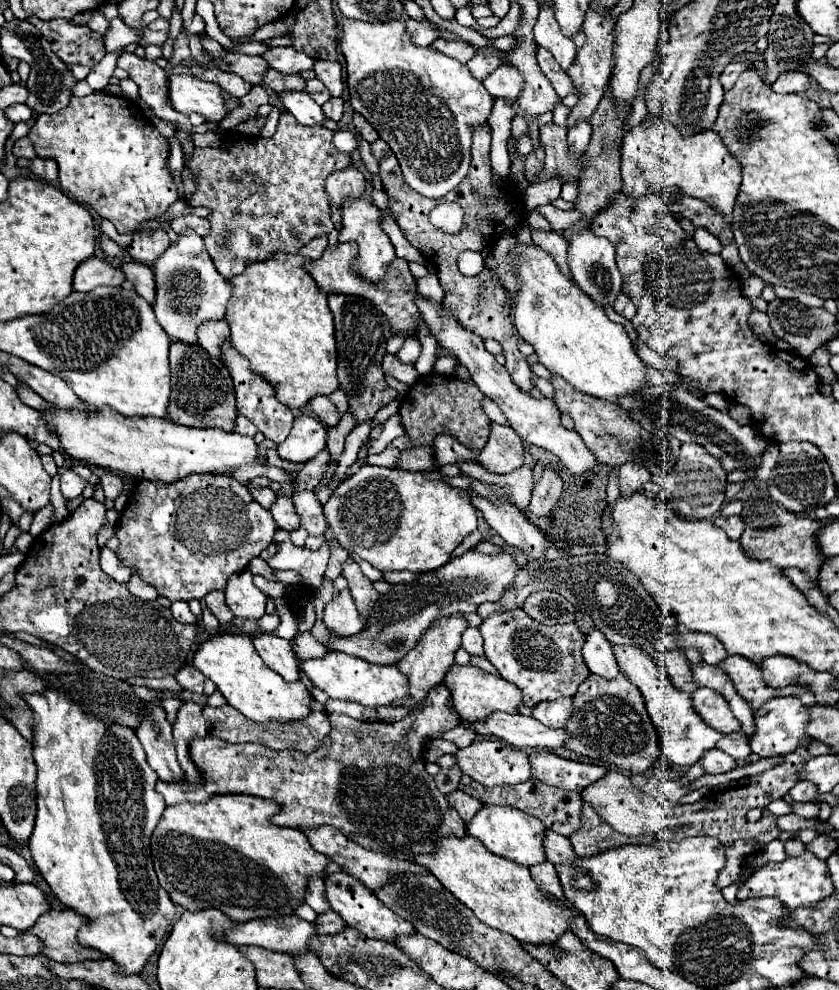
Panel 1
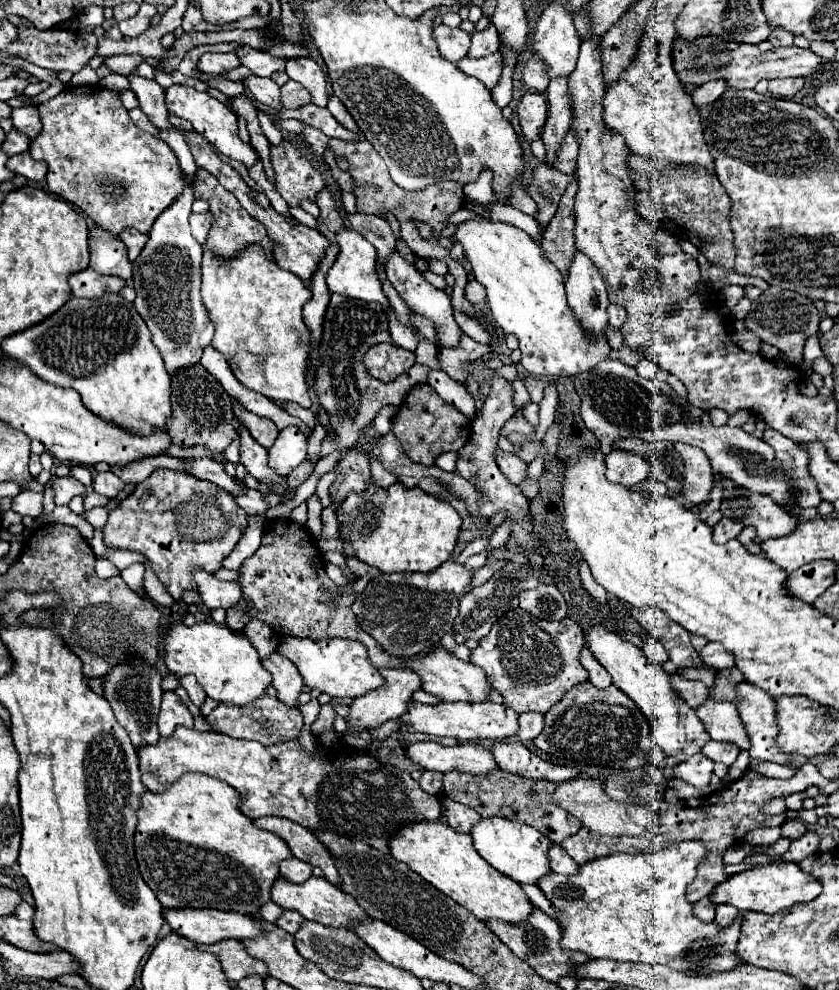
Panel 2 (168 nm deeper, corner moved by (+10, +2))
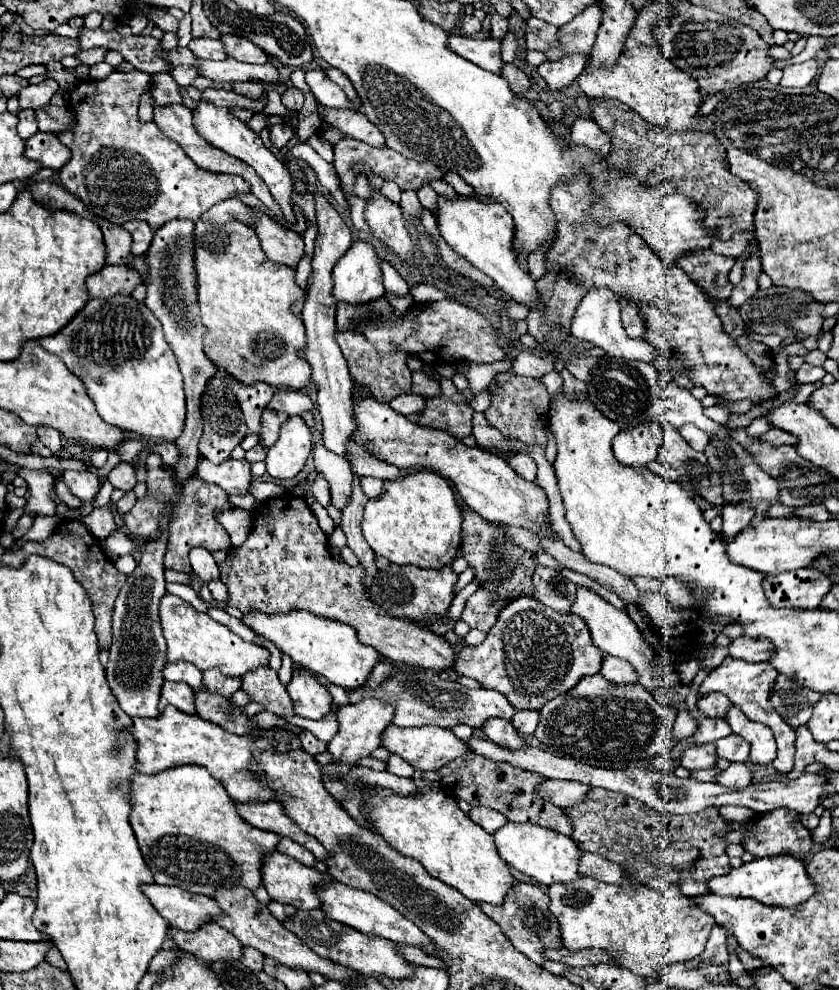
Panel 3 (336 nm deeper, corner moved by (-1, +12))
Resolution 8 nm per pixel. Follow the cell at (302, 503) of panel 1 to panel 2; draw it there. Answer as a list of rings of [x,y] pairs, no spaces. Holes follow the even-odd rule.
[[[243,424],[239,426],[239,436],[241,436],[241,448],[239,448],[241,450],[241,462],[245,464],[247,472],[251,476],[255,476],[259,482],[265,482],[265,484],[281,484],[281,482],[285,482],[285,478],[277,476],[269,468],[269,464],[267,464],[267,450],[263,446],[259,446],[251,438],[249,430]]]

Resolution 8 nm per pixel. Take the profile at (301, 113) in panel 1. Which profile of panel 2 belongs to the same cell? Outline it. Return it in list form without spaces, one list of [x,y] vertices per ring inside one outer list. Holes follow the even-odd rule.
[[[249,76],[249,78],[243,78],[243,84],[249,88],[249,92],[251,92],[251,96],[259,102],[259,104],[263,104],[263,106],[269,106],[269,108],[273,108],[273,110],[281,110],[283,106],[281,106],[281,100],[279,100],[279,96],[281,96],[281,90],[279,90],[279,86],[271,80],[271,78],[259,78],[259,76]]]

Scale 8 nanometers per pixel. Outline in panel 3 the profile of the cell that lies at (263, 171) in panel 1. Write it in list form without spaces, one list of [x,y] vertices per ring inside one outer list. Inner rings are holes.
[[[258,208],[254,212],[254,230],[262,242],[262,250],[272,262],[280,262],[286,266],[296,266],[304,254],[302,236],[289,228],[284,228],[268,217]]]

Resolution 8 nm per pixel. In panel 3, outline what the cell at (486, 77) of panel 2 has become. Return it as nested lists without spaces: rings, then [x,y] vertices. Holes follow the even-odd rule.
[[[450,34],[448,46],[462,58],[474,62],[476,66],[490,70],[494,74],[502,74],[504,62],[500,56],[500,42],[486,38],[486,40],[472,40],[468,36]]]

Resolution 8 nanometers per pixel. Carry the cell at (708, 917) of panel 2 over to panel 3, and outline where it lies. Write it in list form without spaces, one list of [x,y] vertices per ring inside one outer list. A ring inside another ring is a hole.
[[[714,926],[710,940],[706,944],[706,950],[695,959],[687,962],[688,968],[695,968],[701,962],[714,962],[714,964],[726,964],[728,962],[728,950],[726,950],[726,928]]]

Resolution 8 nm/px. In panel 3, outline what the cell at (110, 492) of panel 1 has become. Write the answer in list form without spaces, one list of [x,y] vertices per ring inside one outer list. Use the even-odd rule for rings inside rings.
[[[118,464],[116,468],[112,468],[112,472],[108,474],[108,482],[114,486],[114,488],[120,488],[124,492],[132,490],[134,484],[136,484],[136,474],[134,474],[134,466],[132,464]]]

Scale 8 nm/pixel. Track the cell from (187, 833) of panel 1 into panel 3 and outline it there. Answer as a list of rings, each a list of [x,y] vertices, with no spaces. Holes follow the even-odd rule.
[[[204,766],[170,768],[168,772],[156,776],[134,774],[132,782],[134,790],[130,824],[140,844],[142,856],[154,874],[156,884],[178,886],[182,890],[204,896],[214,896],[218,890],[232,886],[244,886],[254,892],[262,884],[264,856],[276,852],[282,836],[246,824],[246,820],[240,818],[236,802],[228,796],[226,788],[218,780],[214,780],[214,776],[210,776]]]

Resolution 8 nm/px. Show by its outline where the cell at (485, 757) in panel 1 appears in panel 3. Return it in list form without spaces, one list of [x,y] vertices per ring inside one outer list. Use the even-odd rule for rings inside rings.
[[[390,724],[384,734],[382,734],[382,746],[398,756],[402,756],[404,760],[408,760],[414,768],[418,770],[438,770],[444,764],[452,762],[454,758],[460,758],[470,750],[470,746],[466,742],[462,742],[460,738],[454,736],[452,730],[448,728],[440,728],[440,726],[420,726],[420,728],[398,728],[394,724]]]

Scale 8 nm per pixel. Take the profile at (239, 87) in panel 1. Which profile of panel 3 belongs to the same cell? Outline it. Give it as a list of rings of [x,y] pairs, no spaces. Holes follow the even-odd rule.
[[[234,82],[234,84],[232,84],[232,90],[244,94],[244,96],[252,96],[252,98],[264,94],[262,84],[256,84],[256,82]]]

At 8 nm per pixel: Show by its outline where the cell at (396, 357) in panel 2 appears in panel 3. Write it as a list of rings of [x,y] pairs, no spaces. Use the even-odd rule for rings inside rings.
[[[354,330],[338,332],[336,342],[342,348],[342,354],[348,362],[352,378],[360,384],[368,384],[368,388],[372,388],[372,394],[374,394],[376,400],[390,402],[392,398],[410,392],[410,368],[406,366],[406,360],[410,358],[408,352],[402,352],[400,348],[396,348],[394,352],[378,354],[374,350],[374,346],[368,342],[368,338],[362,336],[360,332],[354,332]]]

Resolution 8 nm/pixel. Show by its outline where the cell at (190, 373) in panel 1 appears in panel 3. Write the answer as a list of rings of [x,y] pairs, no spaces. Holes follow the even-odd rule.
[[[216,374],[208,380],[206,390],[202,394],[200,408],[202,408],[200,412],[202,412],[202,422],[204,422],[204,434],[198,444],[200,456],[214,462],[214,464],[220,464],[224,458],[230,456],[234,446],[238,446],[242,442],[242,438],[248,434],[248,428],[244,424],[244,414],[240,412],[240,404],[236,400],[236,396],[232,394],[232,388],[224,380],[224,376]]]

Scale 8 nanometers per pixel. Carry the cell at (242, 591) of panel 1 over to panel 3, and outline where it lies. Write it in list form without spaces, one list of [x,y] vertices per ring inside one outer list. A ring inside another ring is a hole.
[[[194,548],[190,552],[190,564],[192,564],[194,574],[198,578],[202,578],[204,582],[210,582],[210,580],[218,580],[220,578],[220,570],[218,570],[216,560],[204,548]]]

